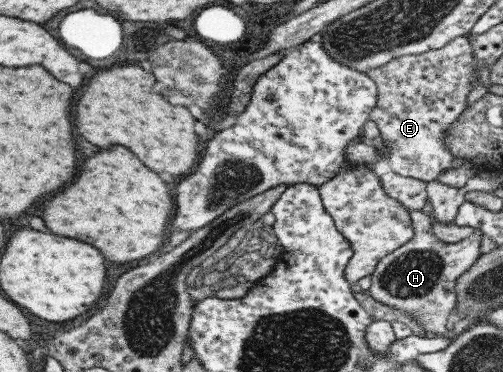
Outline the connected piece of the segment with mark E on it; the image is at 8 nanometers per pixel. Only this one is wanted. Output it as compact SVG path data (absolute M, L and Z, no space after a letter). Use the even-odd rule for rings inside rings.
M460 36L443 48L424 54L406 55L393 58L388 64L367 70L366 74L377 84L378 96L370 120L374 121L381 132L380 138L386 146L392 172L400 176L425 181L435 181L455 156L445 144L445 130L459 117L467 107L467 98L477 78L475 56L465 36Z

